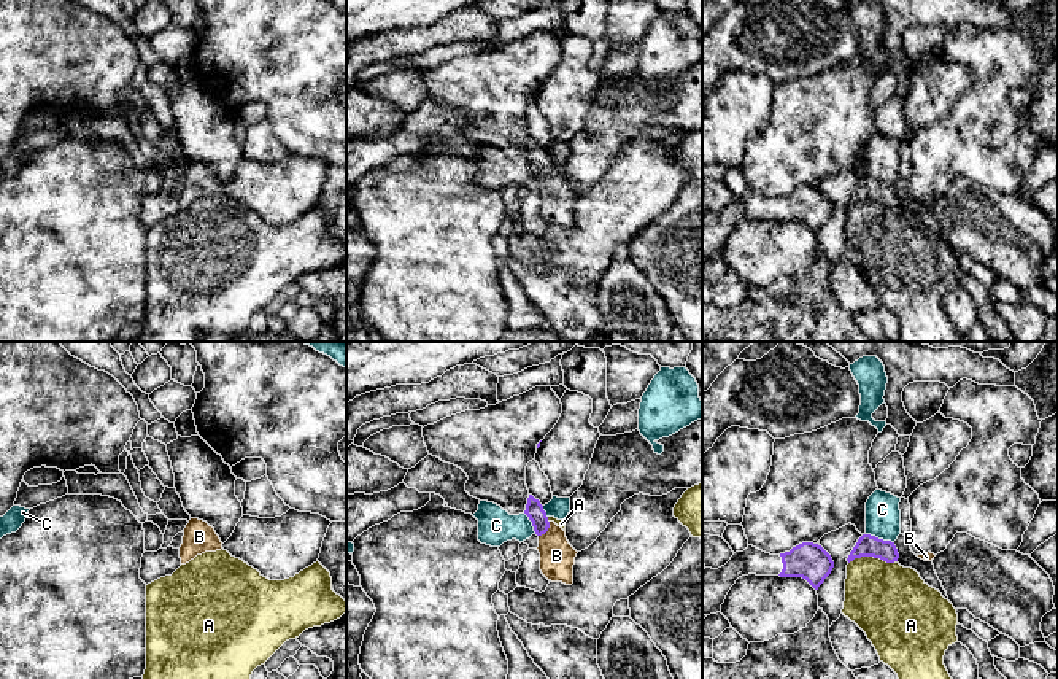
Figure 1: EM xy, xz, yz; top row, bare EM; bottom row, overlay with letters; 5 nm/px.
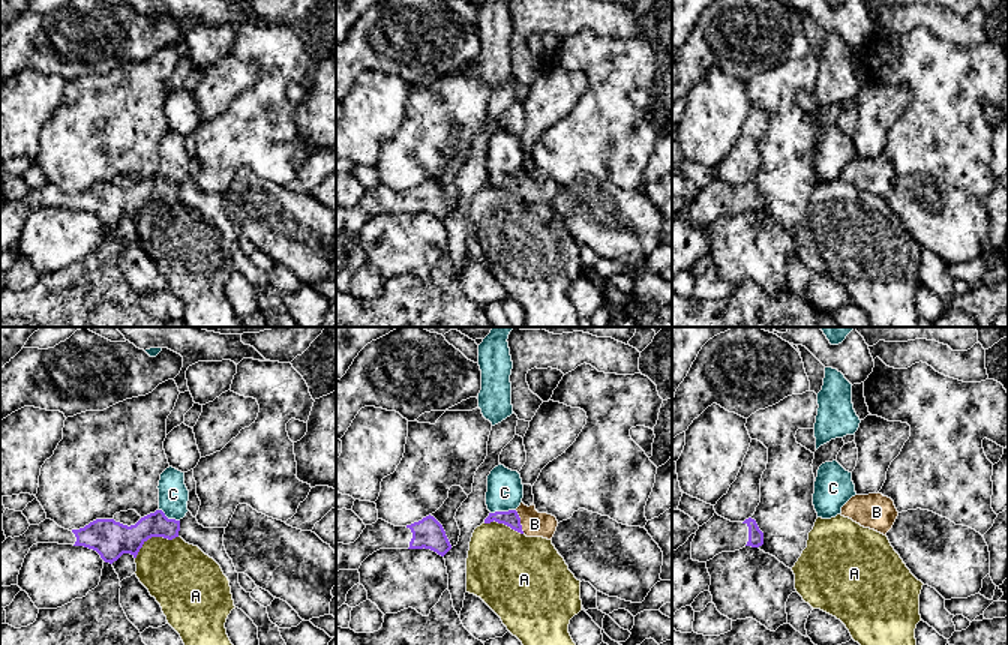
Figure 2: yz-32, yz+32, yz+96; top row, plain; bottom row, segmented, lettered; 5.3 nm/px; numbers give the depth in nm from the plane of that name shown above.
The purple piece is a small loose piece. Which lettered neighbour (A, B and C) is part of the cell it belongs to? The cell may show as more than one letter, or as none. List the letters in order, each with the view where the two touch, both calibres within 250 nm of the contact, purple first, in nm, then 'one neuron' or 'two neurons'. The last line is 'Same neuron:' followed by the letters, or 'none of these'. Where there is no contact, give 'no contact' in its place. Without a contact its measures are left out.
A: contact in yz; calibres 110 and 380 nm; two neurons
B: contact in xz; calibres 90 and 180 nm; one neuron
C: contact in yz; calibres 110 and 180 nm; two neurons
Same neuron: B

